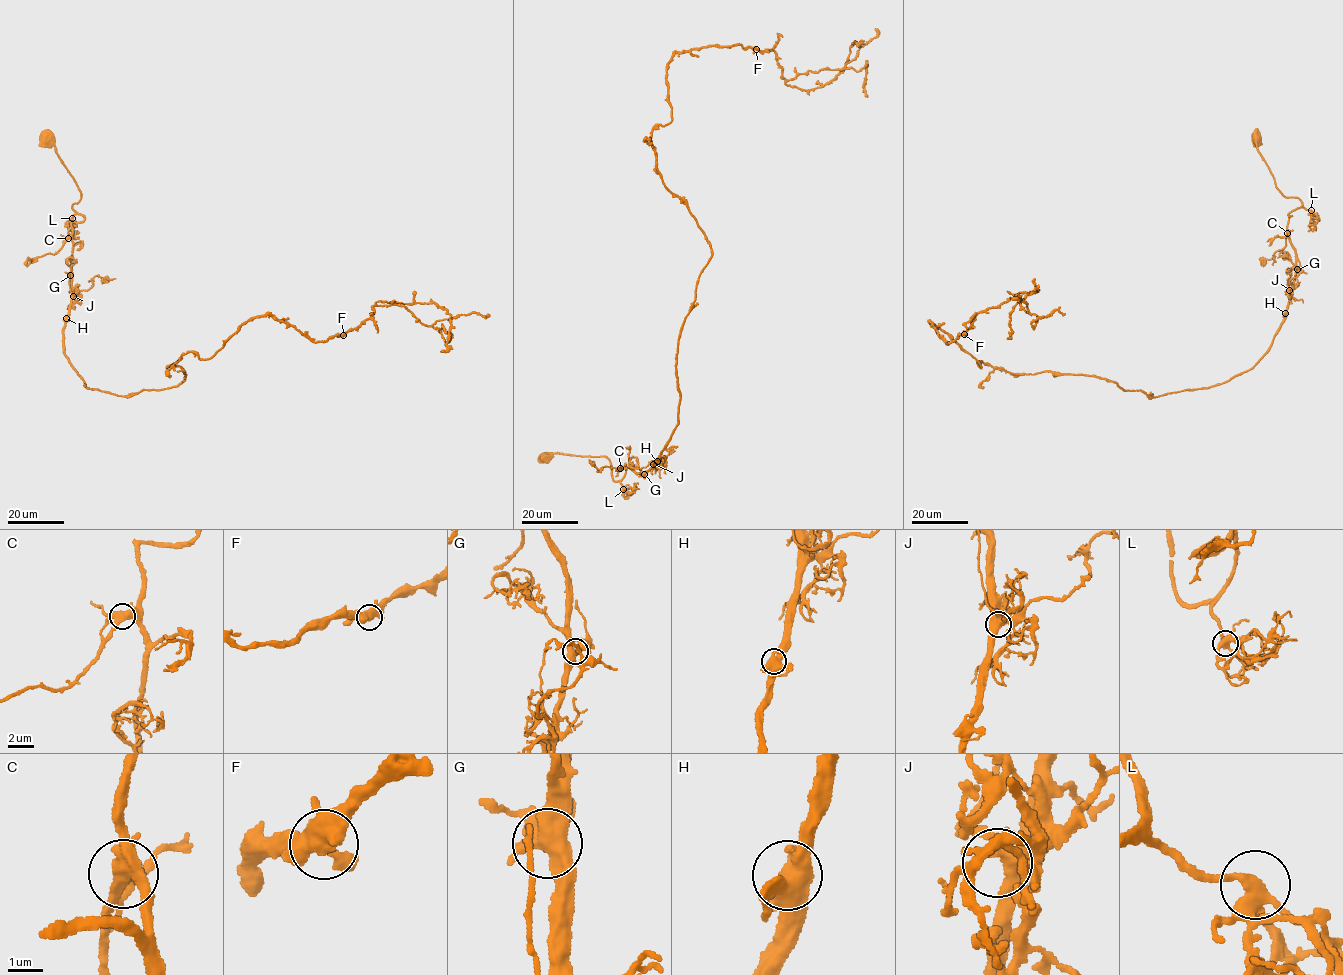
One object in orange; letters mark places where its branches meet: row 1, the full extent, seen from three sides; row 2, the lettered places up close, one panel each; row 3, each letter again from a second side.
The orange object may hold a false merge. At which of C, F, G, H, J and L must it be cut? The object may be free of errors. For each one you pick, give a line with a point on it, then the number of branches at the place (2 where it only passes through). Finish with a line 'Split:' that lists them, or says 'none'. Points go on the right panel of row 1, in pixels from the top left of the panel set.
Split: none

